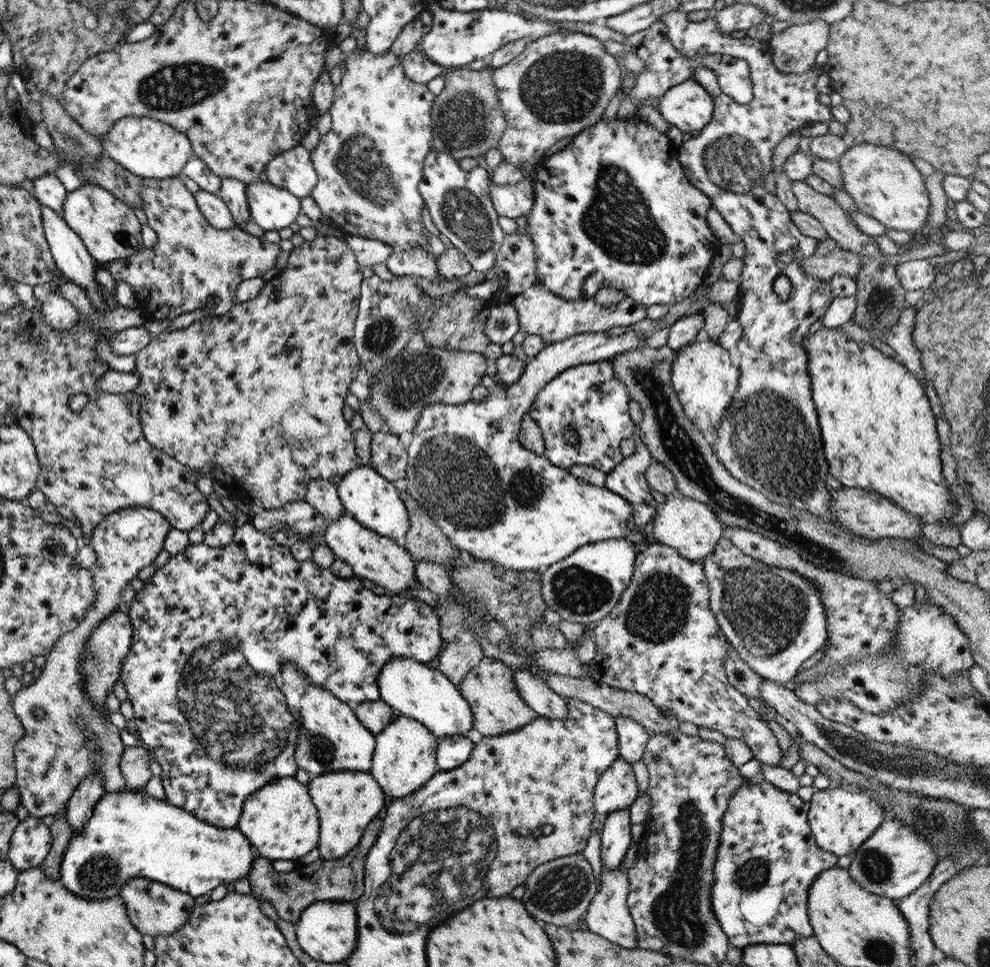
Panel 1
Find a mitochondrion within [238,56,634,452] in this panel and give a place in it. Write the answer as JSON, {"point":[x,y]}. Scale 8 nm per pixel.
{"point":[360,163]}

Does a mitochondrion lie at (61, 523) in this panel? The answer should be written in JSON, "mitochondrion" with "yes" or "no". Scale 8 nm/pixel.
{"mitochondrion":"no"}

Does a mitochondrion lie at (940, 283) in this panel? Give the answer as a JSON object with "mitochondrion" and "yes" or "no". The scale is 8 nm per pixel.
{"mitochondrion":"no"}

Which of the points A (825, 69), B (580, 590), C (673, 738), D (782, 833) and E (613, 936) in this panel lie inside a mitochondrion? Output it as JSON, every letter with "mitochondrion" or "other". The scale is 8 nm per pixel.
{"A":"other","B":"mitochondrion","C":"other","D":"other","E":"other"}

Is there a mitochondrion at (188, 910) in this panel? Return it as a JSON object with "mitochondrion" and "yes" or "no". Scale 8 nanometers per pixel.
{"mitochondrion":"no"}

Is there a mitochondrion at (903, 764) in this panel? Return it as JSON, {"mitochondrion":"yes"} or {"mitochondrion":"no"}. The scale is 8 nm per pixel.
{"mitochondrion":"yes"}

